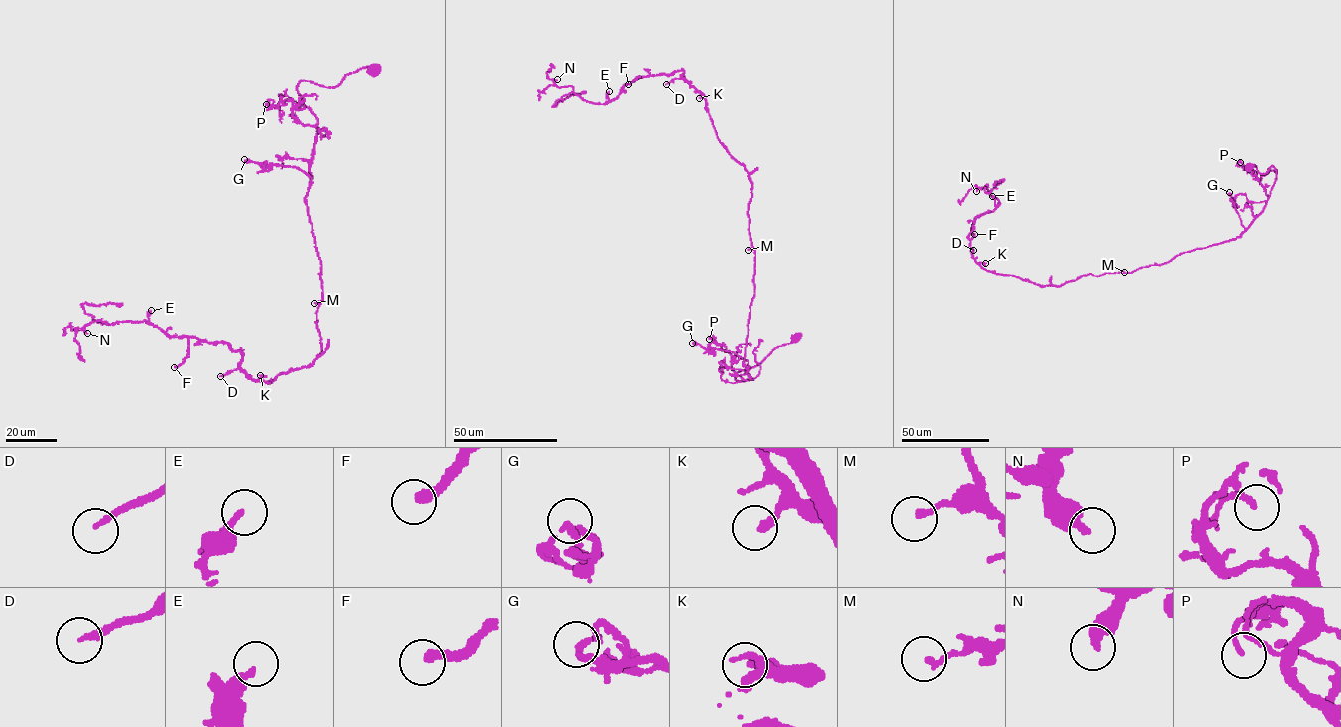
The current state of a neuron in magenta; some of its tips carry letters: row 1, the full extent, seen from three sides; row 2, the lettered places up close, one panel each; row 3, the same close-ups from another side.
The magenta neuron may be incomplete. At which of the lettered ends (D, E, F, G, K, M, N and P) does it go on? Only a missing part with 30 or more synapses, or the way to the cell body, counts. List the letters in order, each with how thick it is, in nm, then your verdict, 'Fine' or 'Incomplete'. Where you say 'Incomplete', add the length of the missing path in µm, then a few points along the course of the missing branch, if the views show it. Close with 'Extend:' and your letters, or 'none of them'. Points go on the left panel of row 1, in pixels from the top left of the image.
D: Thickness 190 nm. Incomplete. Missing length about 20 µm. Course of what is missing: (220, 376), (206, 375), (195, 379), (188, 372)
E: Thickness 200 nm. Fine
F: Thickness 320 nm. Fine
G: Thickness 170 nm. Fine
K: Thickness 240 nm. Fine
M: Thickness 180 nm. Fine
N: Thickness 320 nm. Fine
P: Thickness 180 nm. Fine
Extend: D

